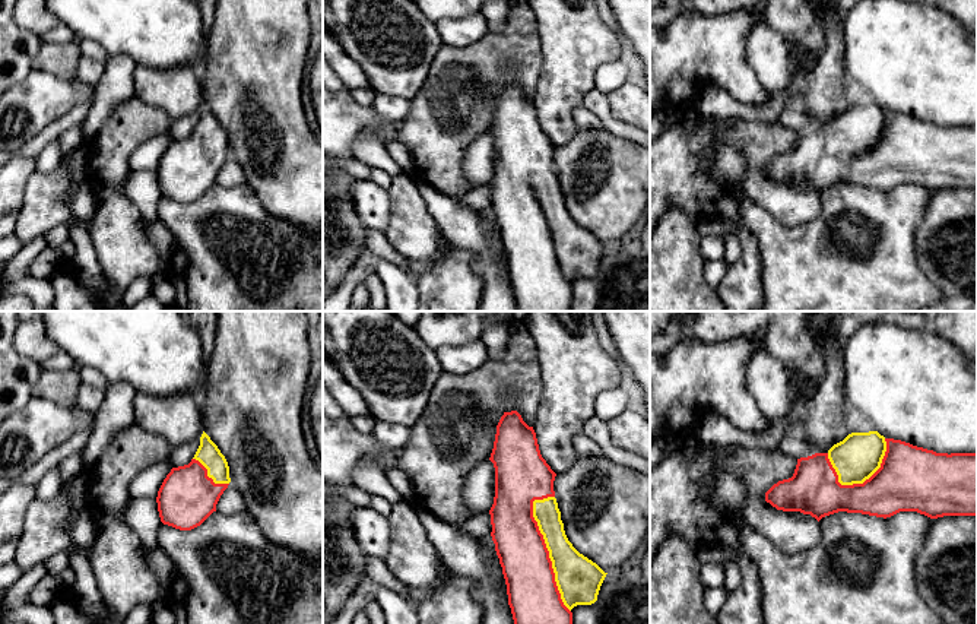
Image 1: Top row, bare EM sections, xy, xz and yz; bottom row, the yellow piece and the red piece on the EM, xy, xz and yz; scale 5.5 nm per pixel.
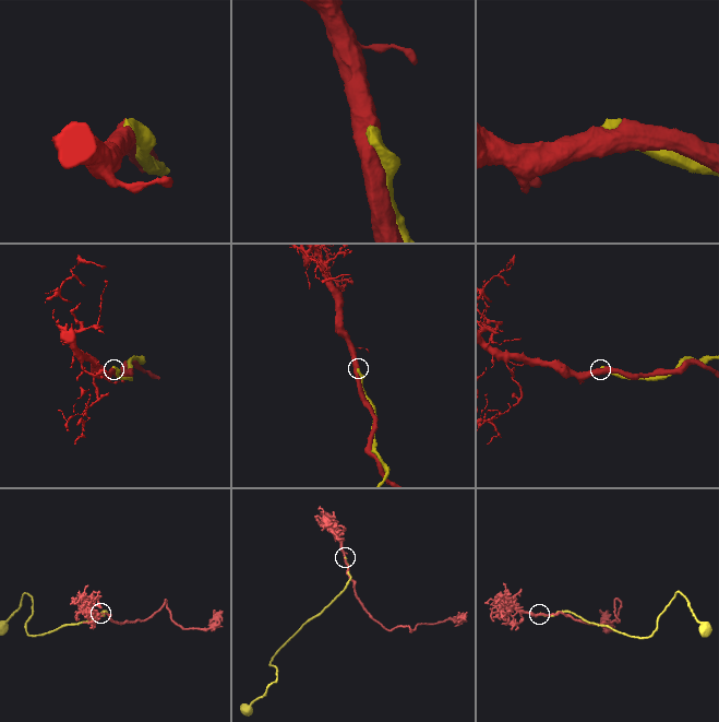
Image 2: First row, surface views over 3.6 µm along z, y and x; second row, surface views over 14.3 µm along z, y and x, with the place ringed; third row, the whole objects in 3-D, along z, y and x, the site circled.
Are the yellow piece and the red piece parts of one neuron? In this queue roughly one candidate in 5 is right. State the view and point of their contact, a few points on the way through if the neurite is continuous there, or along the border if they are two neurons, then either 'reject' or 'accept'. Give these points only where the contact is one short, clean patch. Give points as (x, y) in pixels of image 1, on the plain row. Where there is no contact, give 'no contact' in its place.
xz (549, 228) | accept

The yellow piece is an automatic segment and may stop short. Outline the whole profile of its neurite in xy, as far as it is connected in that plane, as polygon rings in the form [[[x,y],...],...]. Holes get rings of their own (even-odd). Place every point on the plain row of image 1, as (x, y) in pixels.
[[[203,104],[191,134],[172,140],[158,164],[161,194],[180,203],[200,199],[216,184],[216,177],[229,155],[225,129]]]

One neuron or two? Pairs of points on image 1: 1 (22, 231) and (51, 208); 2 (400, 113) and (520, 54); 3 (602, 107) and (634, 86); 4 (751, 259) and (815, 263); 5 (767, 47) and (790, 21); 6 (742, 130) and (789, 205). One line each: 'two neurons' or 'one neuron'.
1: one neuron
2: two neurons
3: two neurons
4: two neurons
5: two neurons
6: one neuron

